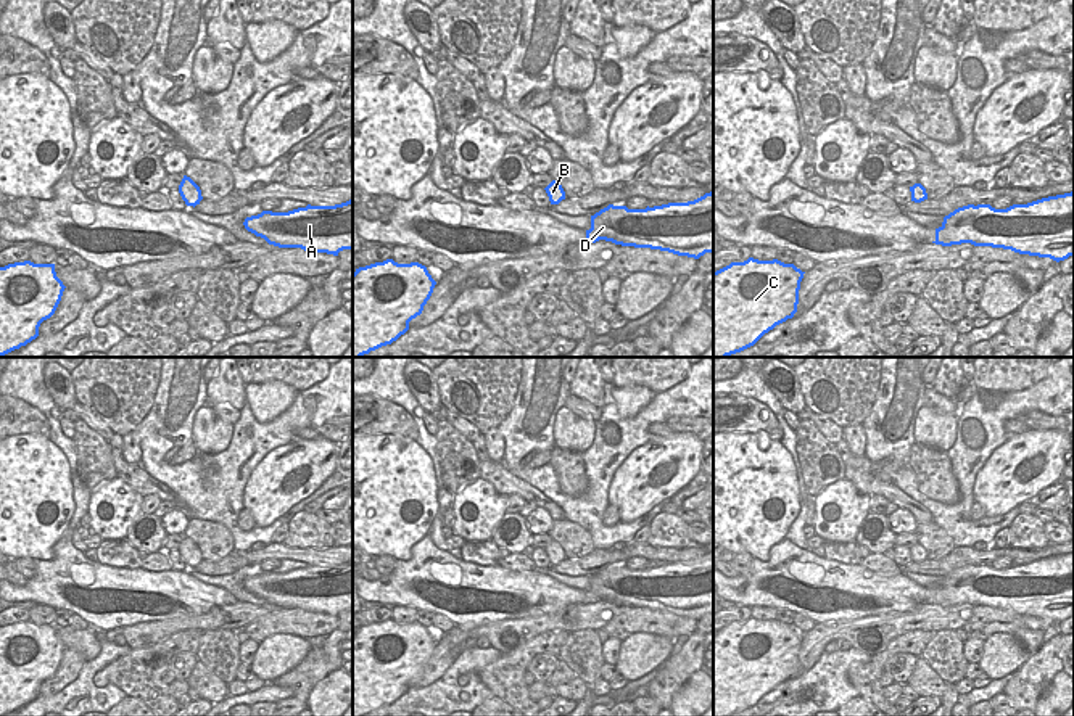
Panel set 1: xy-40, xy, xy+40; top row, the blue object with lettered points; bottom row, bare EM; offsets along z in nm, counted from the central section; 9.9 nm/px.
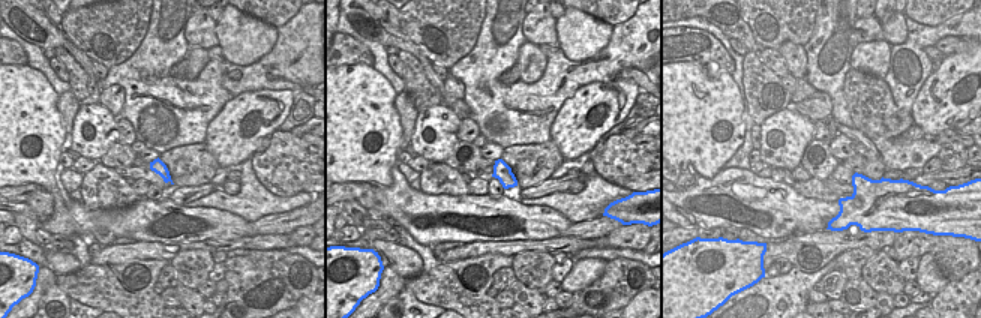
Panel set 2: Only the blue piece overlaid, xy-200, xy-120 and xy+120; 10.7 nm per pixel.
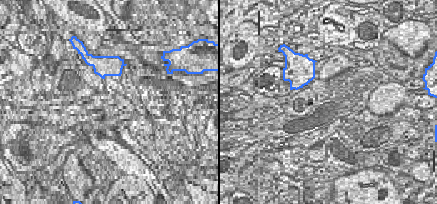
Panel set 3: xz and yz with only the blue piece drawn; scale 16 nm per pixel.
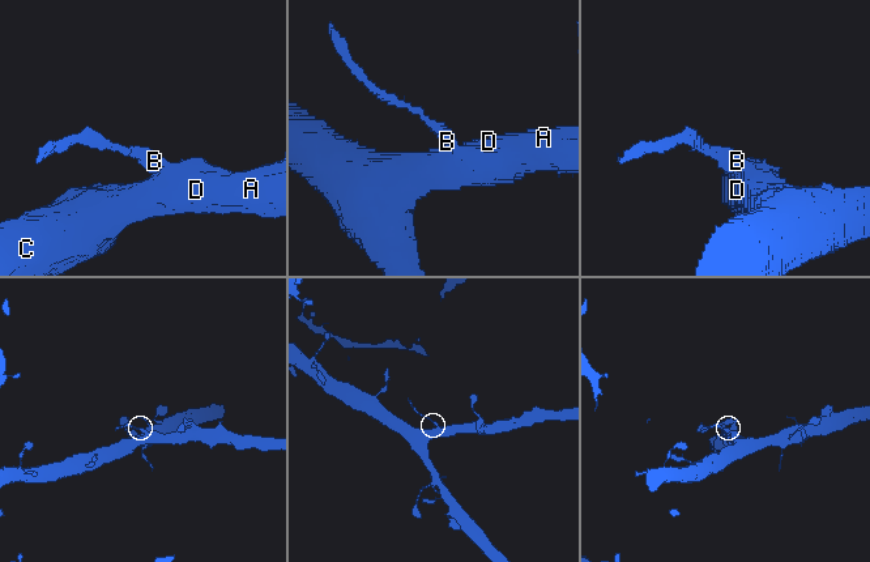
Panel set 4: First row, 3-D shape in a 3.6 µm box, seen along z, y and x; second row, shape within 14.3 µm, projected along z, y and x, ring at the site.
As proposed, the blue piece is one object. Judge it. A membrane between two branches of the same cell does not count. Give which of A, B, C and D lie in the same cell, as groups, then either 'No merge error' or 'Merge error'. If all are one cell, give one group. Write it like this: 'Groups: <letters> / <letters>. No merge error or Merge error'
Groups: A C D / B. Merge error.

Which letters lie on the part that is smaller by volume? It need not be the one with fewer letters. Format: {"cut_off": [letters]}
{"cut_off": ["B"]}

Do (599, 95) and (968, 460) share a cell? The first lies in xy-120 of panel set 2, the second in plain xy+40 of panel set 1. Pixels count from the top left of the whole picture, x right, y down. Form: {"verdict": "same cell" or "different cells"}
{"verdict": "different cells"}

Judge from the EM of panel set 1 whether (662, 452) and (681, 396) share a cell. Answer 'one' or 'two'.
two

